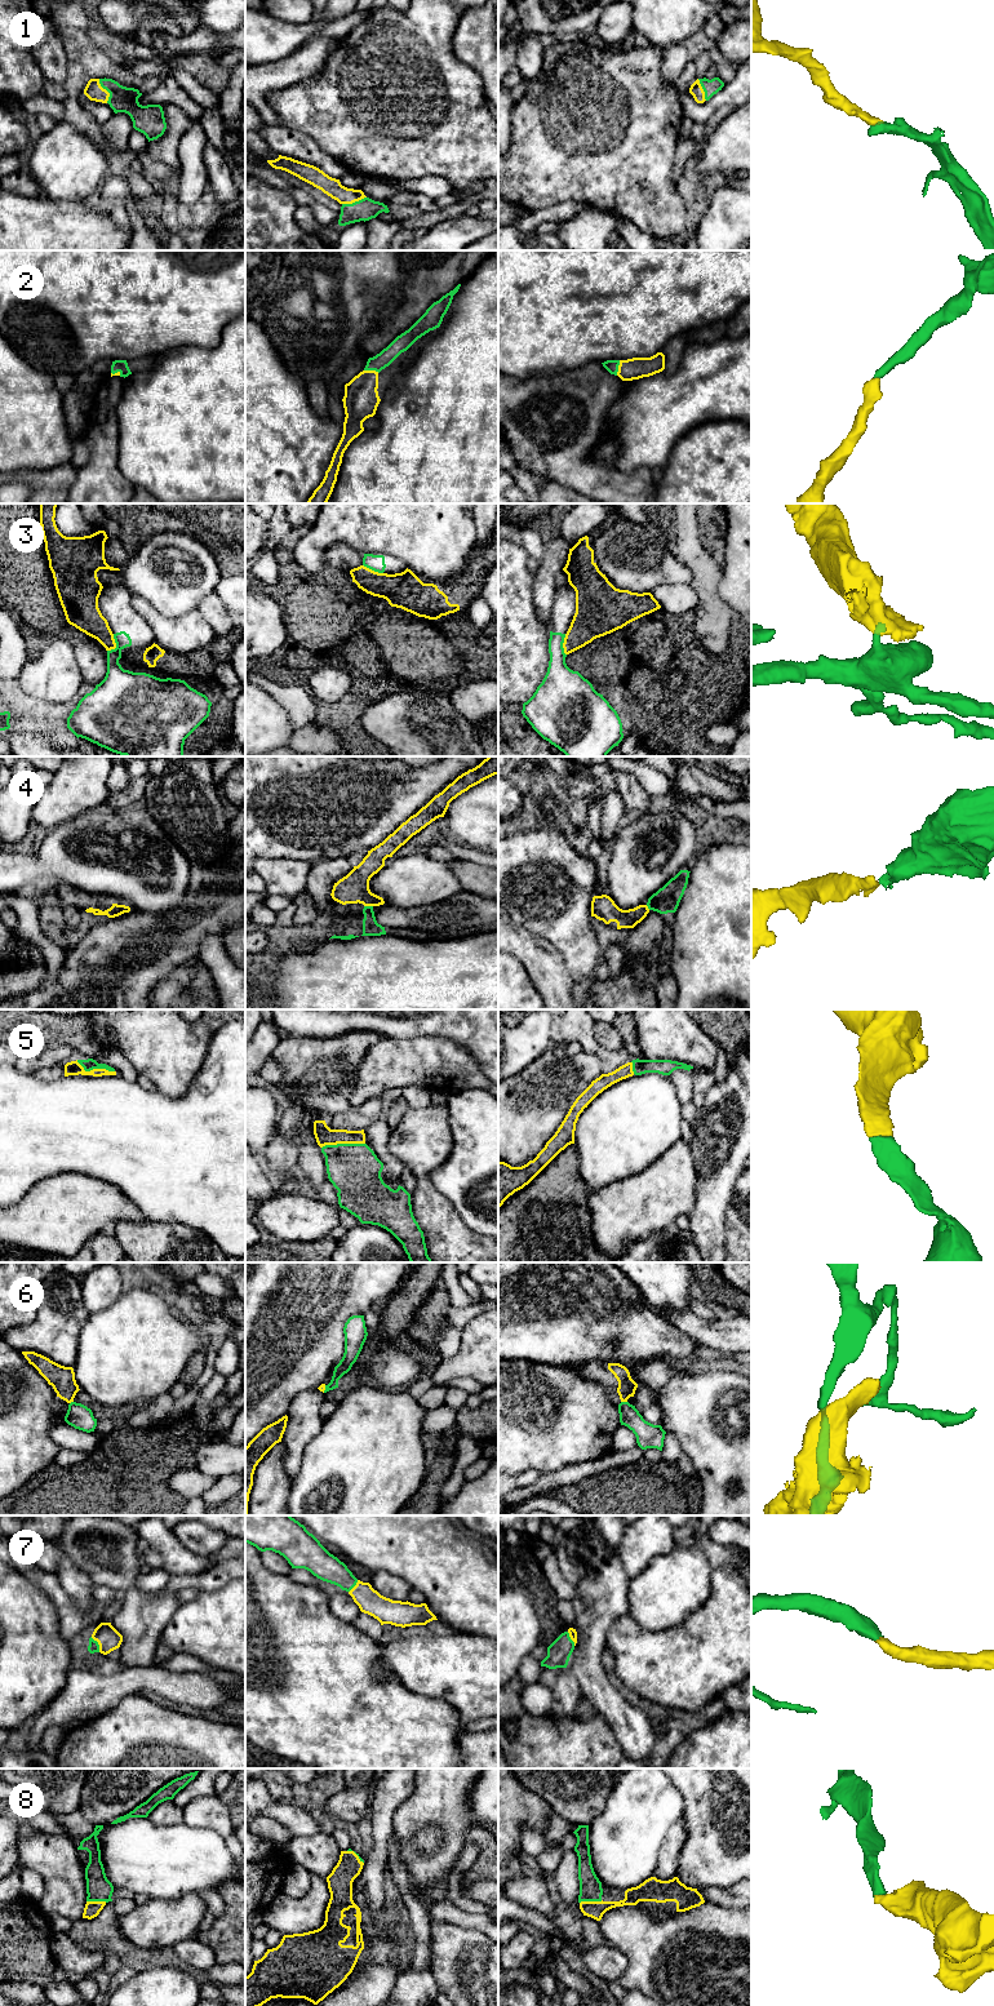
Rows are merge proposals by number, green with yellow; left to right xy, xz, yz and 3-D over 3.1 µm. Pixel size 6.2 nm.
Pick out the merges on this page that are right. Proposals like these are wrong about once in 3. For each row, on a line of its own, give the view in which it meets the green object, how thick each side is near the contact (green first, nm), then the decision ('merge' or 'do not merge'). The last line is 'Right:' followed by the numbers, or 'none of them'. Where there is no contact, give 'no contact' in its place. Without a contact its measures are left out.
1: xy | 160/110 nm | merge
2: yz | 80/140 nm | merge
3: xy | 200/180 nm | do not merge
4: xz | 100/190 nm | merge
5: xz | 320/110 nm | merge
6: yz | 150/110 nm | do not merge
7: xy | 70/150 nm | merge
8: yz | 140/110 nm | merge
Right: 1, 2, 4, 5, 7, 8

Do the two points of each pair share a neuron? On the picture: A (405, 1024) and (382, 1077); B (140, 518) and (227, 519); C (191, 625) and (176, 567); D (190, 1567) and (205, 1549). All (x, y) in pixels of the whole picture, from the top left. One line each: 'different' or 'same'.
A: different
B: same
C: different
D: different

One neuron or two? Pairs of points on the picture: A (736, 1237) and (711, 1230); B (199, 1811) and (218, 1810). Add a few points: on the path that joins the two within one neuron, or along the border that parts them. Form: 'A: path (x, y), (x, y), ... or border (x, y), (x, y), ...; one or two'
A: border (731, 1205), (726, 1216), (724, 1248); two
B: path (204, 1811), (213, 1811); one

